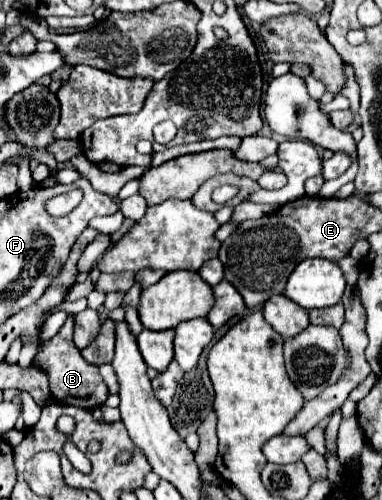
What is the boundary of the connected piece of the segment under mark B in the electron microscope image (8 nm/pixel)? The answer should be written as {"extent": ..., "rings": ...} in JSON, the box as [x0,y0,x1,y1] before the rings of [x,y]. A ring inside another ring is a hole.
{"extent":[34,314,108,408],"rings":[[[68,314],[68,320],[60,328],[60,332],[50,342],[40,344],[40,350],[34,358],[34,362],[36,362],[36,366],[40,366],[48,372],[50,392],[52,392],[54,400],[58,400],[62,404],[72,404],[72,406],[76,404],[80,408],[94,408],[94,406],[100,406],[100,404],[106,402],[108,388],[98,374],[98,366],[86,362],[82,358],[80,350],[76,348],[76,344],[72,342],[72,330],[74,330],[74,316]]]}

